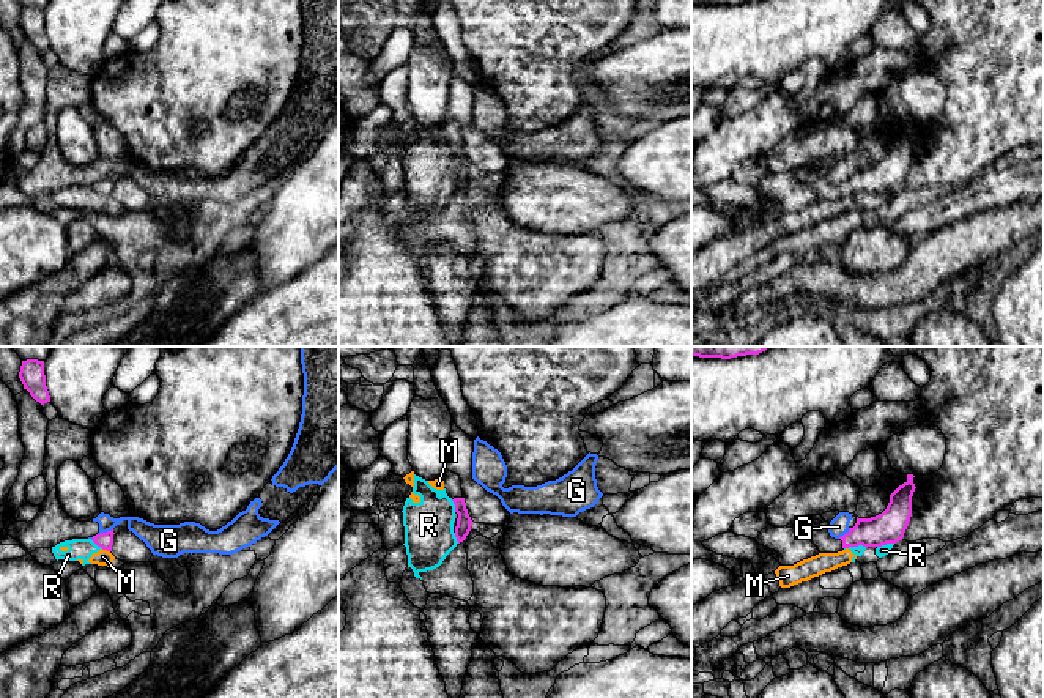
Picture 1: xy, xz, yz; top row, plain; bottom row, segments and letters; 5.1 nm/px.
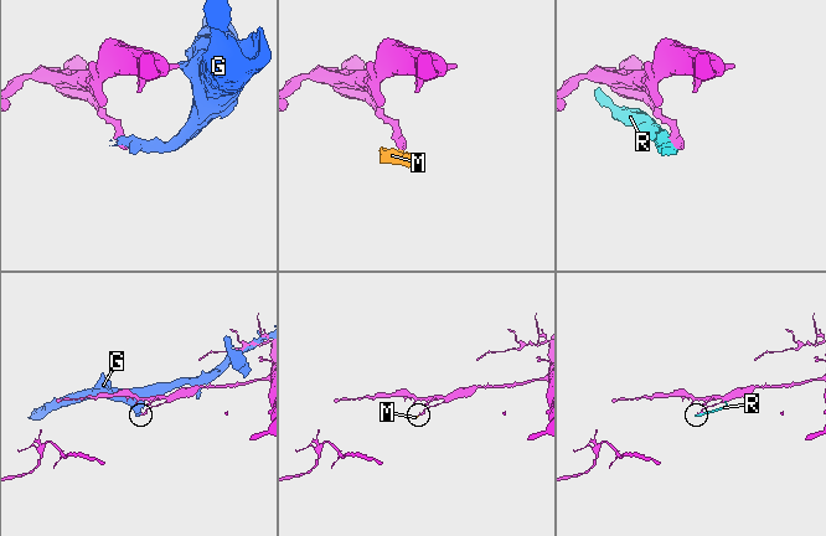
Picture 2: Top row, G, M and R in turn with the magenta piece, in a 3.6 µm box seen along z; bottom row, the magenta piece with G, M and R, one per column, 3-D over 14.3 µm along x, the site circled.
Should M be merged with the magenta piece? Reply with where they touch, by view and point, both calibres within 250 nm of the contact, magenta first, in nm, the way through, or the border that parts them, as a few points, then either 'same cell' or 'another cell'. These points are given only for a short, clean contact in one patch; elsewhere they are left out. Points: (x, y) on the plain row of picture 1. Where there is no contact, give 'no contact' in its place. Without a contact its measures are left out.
contact xy (106, 196); calibres 80 and 80 nm; border xy (101, 194), (109, 199); another cell

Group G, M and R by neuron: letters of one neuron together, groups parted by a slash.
G / M R

